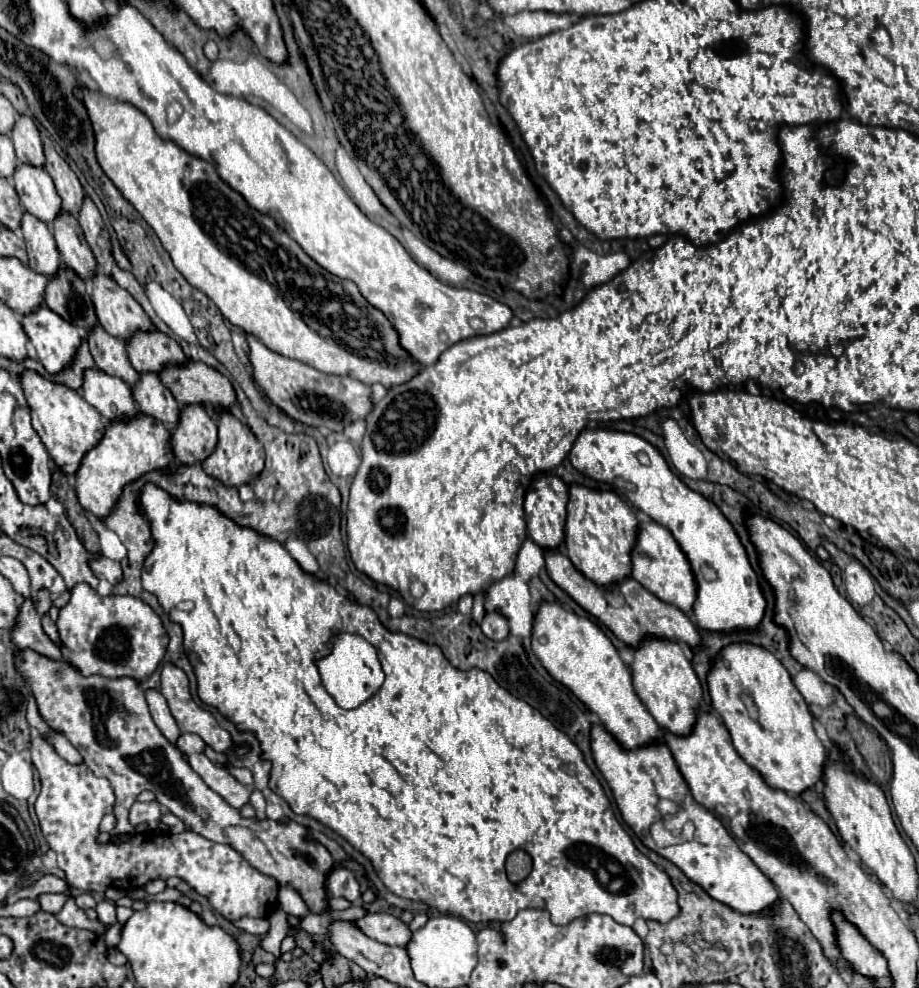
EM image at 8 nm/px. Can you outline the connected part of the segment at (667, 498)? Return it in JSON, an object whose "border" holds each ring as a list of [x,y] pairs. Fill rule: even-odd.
{"border":[[[585,428],[575,440],[569,452],[569,460],[581,474],[605,482],[613,488],[621,486],[621,492],[631,502],[631,506],[639,508],[657,524],[671,530],[697,576],[697,600],[693,606],[693,616],[701,630],[725,634],[737,630],[757,630],[759,622],[763,620],[767,600],[759,588],[757,574],[737,532],[711,500],[689,490],[671,472],[655,446],[635,434]],[[643,454],[647,456],[647,462]],[[619,480],[623,480],[623,484],[617,484]],[[703,562],[717,570],[717,580],[707,582],[701,576],[699,568]],[[747,580],[751,580],[751,584],[747,584]]]}

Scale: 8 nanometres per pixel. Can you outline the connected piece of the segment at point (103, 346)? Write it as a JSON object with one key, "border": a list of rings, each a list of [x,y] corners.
{"border":[[[97,326],[97,330],[93,330],[89,334],[87,342],[89,342],[89,350],[95,358],[95,364],[101,372],[125,380],[131,388],[139,382],[139,372],[129,362],[125,342],[121,342],[119,338],[113,338],[101,326]]]}

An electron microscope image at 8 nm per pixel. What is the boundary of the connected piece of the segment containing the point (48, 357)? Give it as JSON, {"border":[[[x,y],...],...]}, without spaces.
{"border":[[[45,304],[41,310],[23,318],[23,328],[37,350],[39,362],[49,374],[59,374],[73,364],[81,336],[75,326],[53,314]]]}

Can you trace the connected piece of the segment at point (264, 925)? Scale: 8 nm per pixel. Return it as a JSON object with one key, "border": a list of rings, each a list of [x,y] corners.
{"border":[[[243,916],[243,918],[239,918],[239,920],[235,922],[235,926],[241,928],[241,930],[245,930],[245,932],[249,932],[249,934],[259,934],[259,936],[261,936],[261,934],[267,934],[267,930],[269,930],[269,920]]]}

